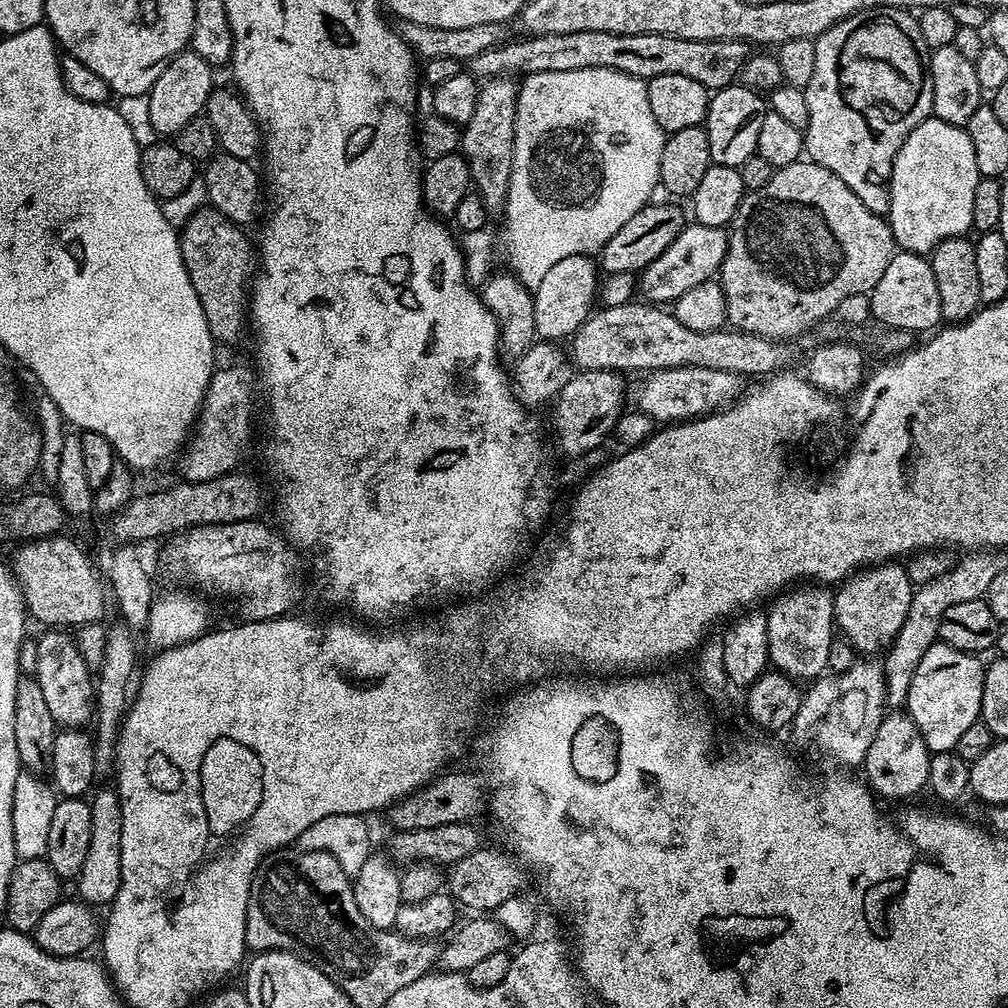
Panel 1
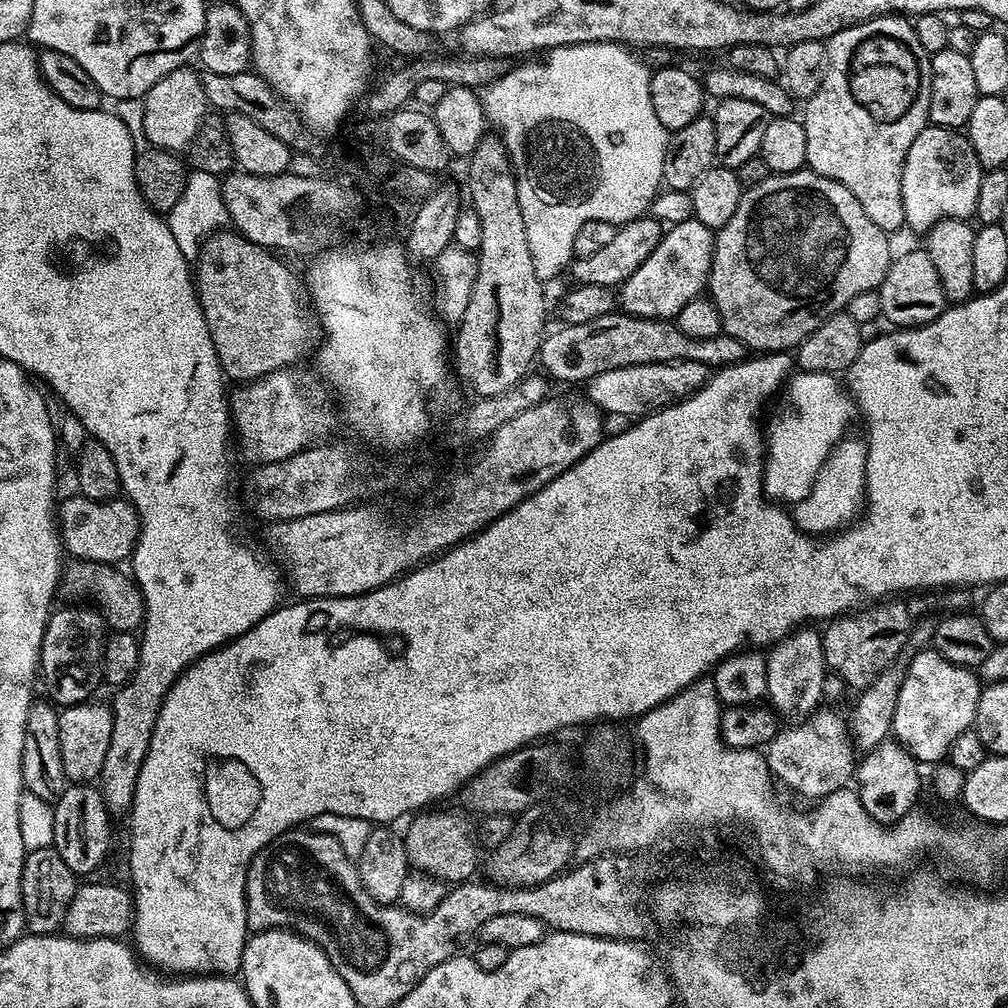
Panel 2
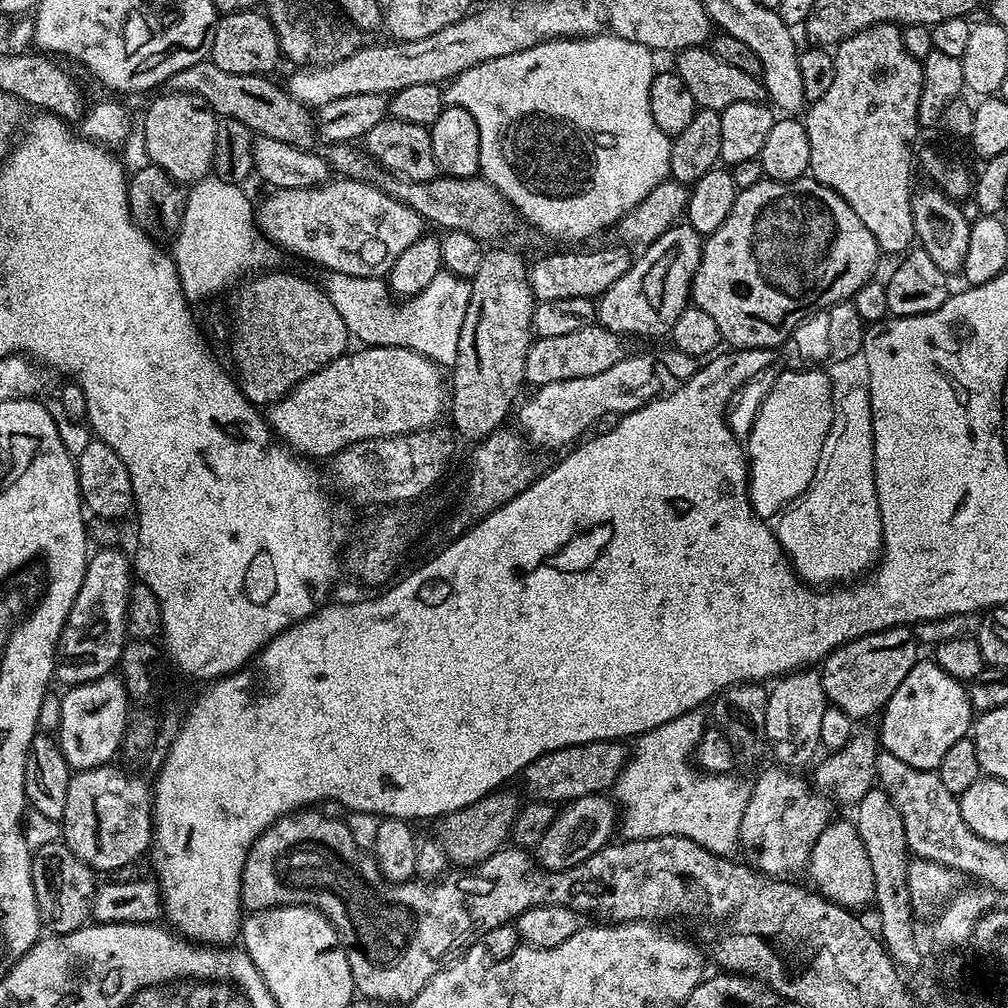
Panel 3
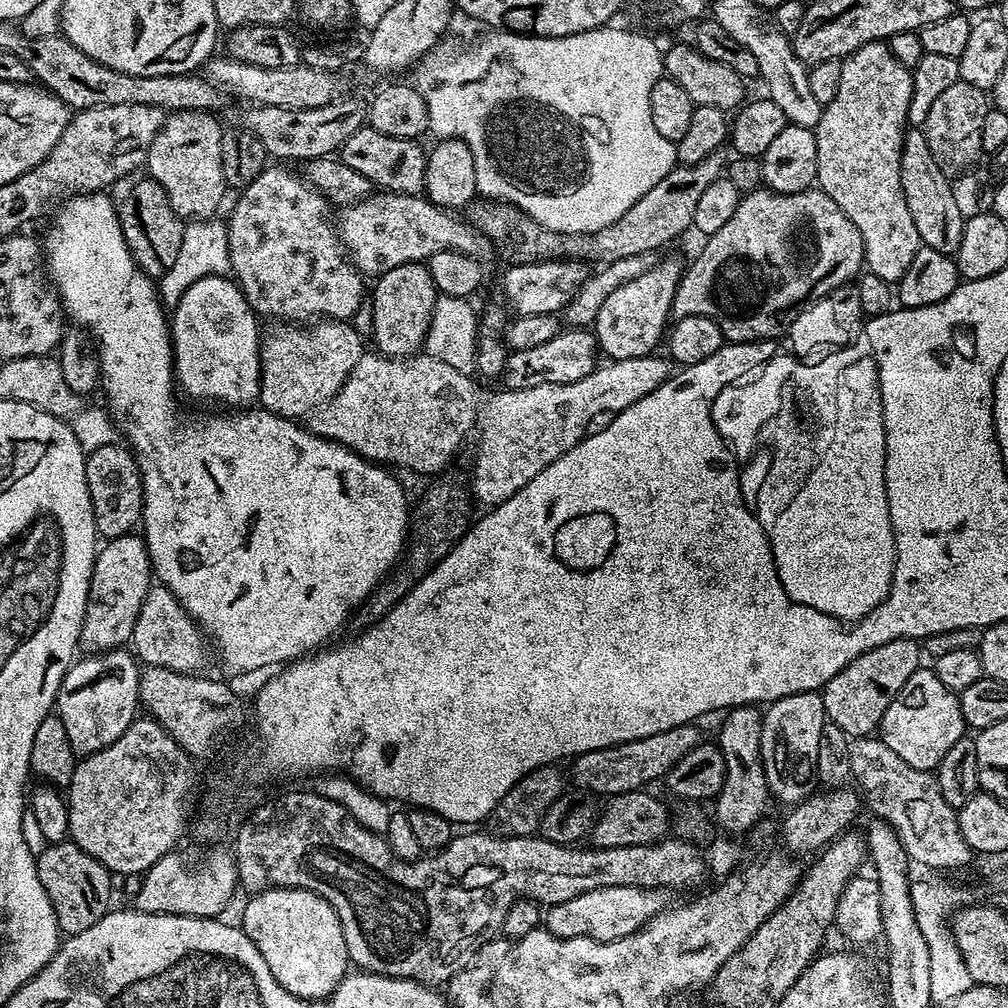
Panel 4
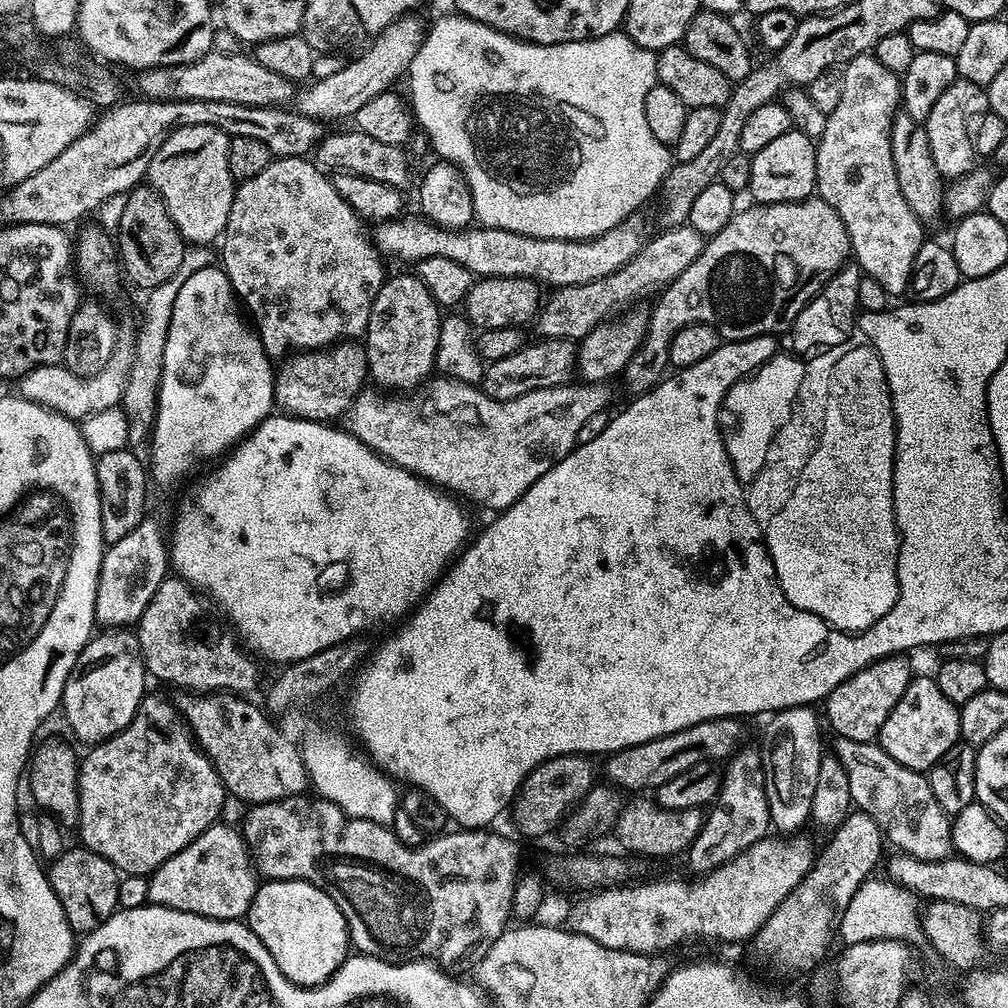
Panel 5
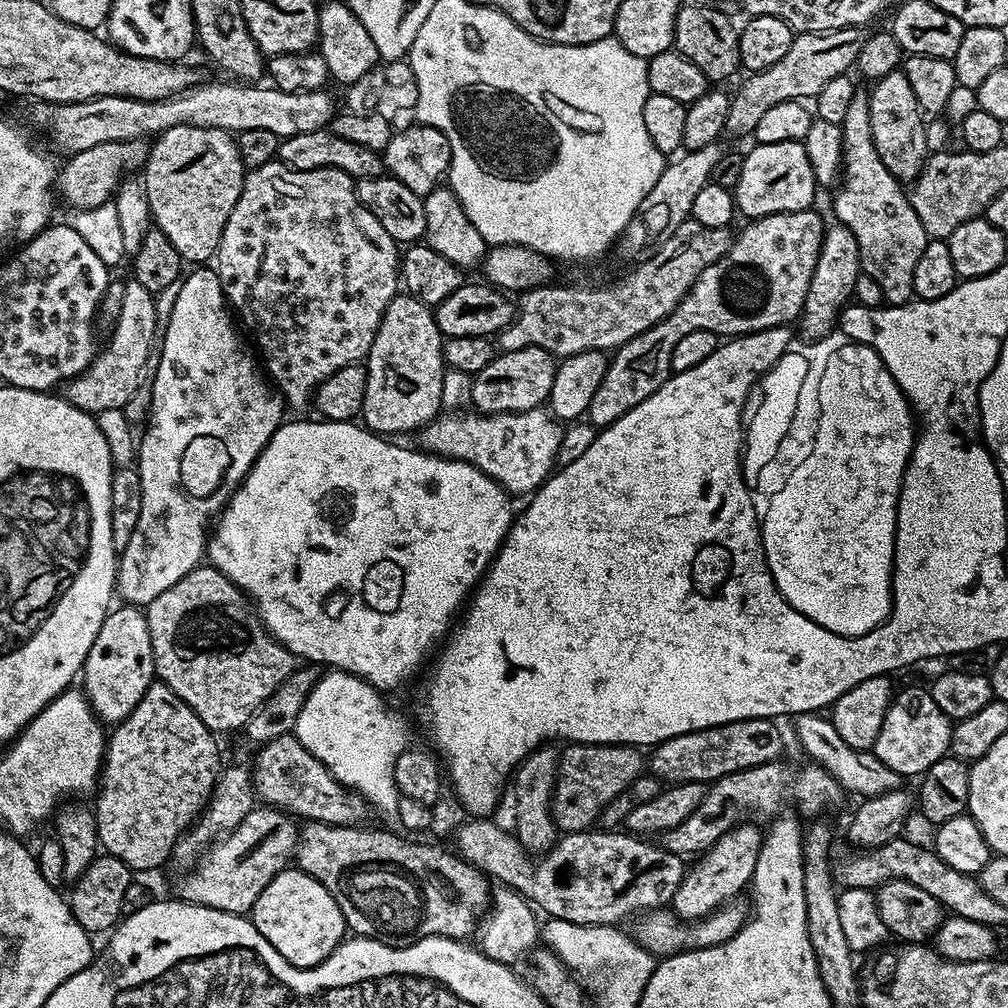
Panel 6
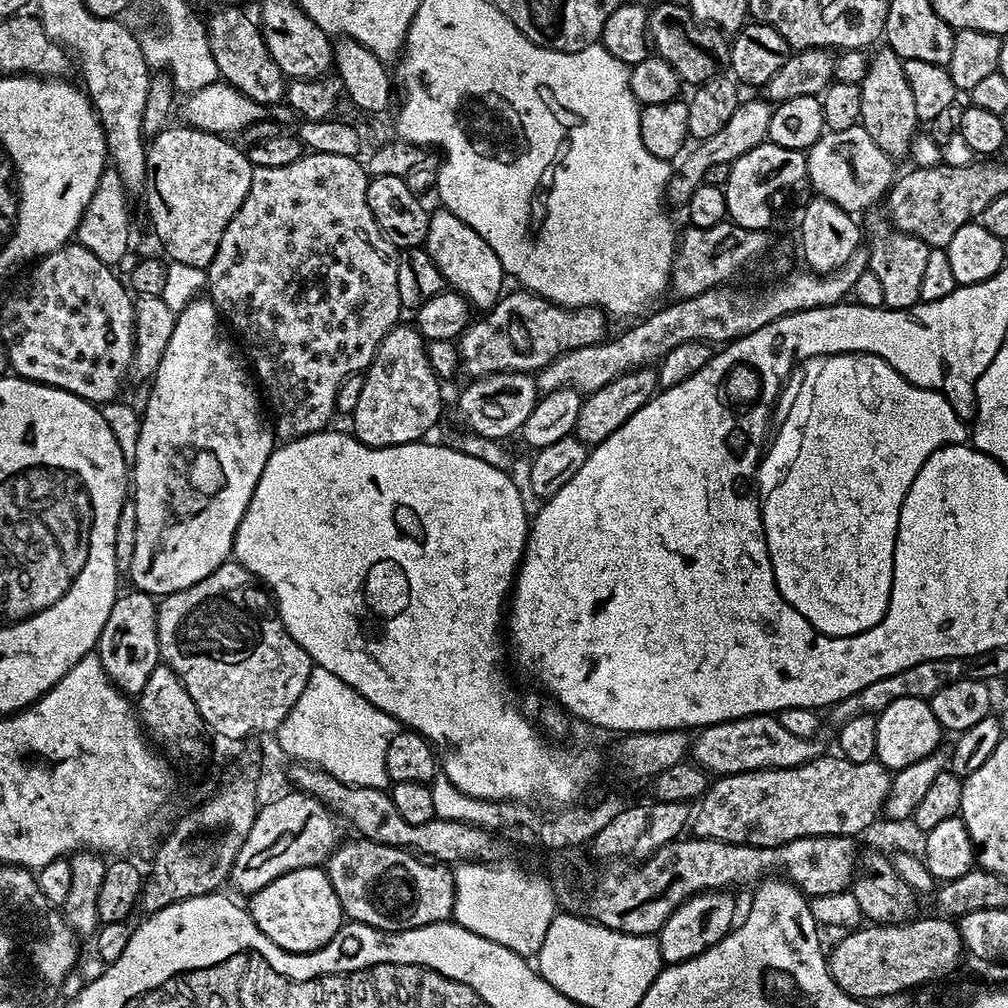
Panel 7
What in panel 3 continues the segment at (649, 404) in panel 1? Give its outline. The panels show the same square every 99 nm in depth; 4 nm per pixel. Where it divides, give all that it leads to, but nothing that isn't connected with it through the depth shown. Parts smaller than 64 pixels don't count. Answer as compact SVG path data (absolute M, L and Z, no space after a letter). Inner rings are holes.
M671 346L665 348L665 352L625 355L624 360L610 366L610 370L602 370L602 374L590 374L590 378L570 378L562 382L539 385L533 391L536 393L524 405L519 405L520 424L528 431L527 443L537 444L540 448L575 445L585 435L583 432L587 428L591 429L598 418L602 418L602 414L627 414L646 406L657 396L681 388L696 372L697 357L682 354Z

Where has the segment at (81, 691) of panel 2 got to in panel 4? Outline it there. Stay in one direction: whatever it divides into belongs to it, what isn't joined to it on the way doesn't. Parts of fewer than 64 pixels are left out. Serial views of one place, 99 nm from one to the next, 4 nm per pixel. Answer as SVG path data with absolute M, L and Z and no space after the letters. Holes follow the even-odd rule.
M139 535L120 536L117 540L108 540L105 545L97 551L92 567L86 614L80 631L80 648L88 654L124 648L131 641L132 623L138 618L138 610L154 584L148 545Z

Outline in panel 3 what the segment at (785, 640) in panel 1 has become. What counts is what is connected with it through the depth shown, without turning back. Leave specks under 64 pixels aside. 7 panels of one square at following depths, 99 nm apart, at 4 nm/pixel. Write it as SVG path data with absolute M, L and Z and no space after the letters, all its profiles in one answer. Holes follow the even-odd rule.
M819 671L789 672L771 685L766 702L764 736L772 743L777 765L788 770L804 770L800 768L806 767L808 763L811 765L817 759L816 751L820 752L822 748L819 730L825 707L826 697Z

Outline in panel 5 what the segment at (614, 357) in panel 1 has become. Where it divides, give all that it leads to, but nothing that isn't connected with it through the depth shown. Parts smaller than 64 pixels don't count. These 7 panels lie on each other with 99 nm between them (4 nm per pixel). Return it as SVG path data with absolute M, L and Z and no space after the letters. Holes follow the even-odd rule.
M537 339L537 344L525 343L516 353L489 363L484 369L482 390L495 400L513 400L543 388L559 388L573 375L578 360L578 348L571 340Z

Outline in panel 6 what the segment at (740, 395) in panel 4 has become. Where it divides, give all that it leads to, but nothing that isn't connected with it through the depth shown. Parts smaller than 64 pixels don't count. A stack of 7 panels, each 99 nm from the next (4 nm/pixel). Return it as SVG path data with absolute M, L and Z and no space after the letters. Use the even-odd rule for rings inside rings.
M785 351L775 366L759 377L745 403L745 443L741 451L741 468L743 478L750 488L757 480L761 468L768 463L768 460L772 459L773 452L776 451L791 419L801 381L805 380L805 377L805 358L802 357L800 351Z

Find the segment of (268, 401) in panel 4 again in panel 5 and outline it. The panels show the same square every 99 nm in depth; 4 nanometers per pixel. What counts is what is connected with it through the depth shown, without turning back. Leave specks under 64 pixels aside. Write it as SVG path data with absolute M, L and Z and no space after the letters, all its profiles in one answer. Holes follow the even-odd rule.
M341 342L331 350L317 350L293 360L293 364L281 363L276 372L276 404L284 407L281 409L289 416L336 422L351 410L358 394L365 391L369 379L368 350L363 343Z

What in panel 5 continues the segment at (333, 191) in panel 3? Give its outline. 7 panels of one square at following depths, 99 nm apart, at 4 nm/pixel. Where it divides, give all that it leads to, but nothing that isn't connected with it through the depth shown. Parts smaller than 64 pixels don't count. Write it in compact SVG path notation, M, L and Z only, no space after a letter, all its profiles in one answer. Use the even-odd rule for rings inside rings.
M637 210L627 216L618 226L606 230L600 236L592 240L555 240L554 238L534 238L526 234L511 232L505 228L491 226L469 226L461 230L439 228L423 218L417 220L404 220L405 218L389 221L383 225L384 233L378 236L378 247L381 253L392 256L401 256L404 260L415 262L427 256L441 256L442 258L454 258L454 262L462 262L466 270L472 272L473 277L505 276L506 278L524 278L534 280L541 286L549 289L565 288L566 286L578 286L586 282L594 282L598 278L606 278L606 274L614 274L626 262L638 255L648 245L654 235L654 227L648 220L644 220L645 213Z

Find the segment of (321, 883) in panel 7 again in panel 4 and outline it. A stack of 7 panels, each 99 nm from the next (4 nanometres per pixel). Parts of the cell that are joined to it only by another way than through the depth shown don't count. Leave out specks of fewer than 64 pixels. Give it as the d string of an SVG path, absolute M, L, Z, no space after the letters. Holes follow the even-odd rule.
M271 888L247 899L239 923L250 942L258 946L258 954L266 958L270 974L298 998L327 1000L350 968L346 938L330 902L301 888Z

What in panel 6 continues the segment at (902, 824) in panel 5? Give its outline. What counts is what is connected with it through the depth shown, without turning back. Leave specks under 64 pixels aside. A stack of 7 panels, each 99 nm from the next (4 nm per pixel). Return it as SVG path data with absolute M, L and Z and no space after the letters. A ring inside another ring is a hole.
M801 712L793 719L792 724L801 748L809 755L807 757L813 763L822 765L841 788L847 793L854 792L859 797L867 798L901 787L902 778L894 770L890 770L886 762L879 760L875 751L856 751L846 745L834 729L831 719L822 717L819 713Z

